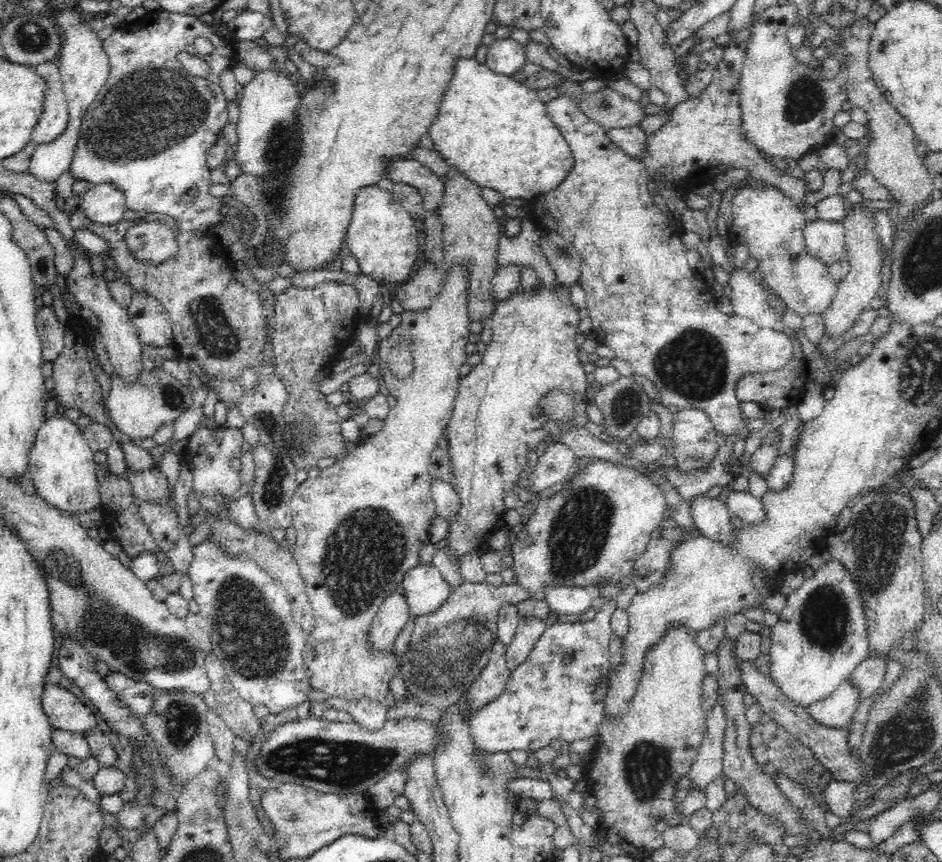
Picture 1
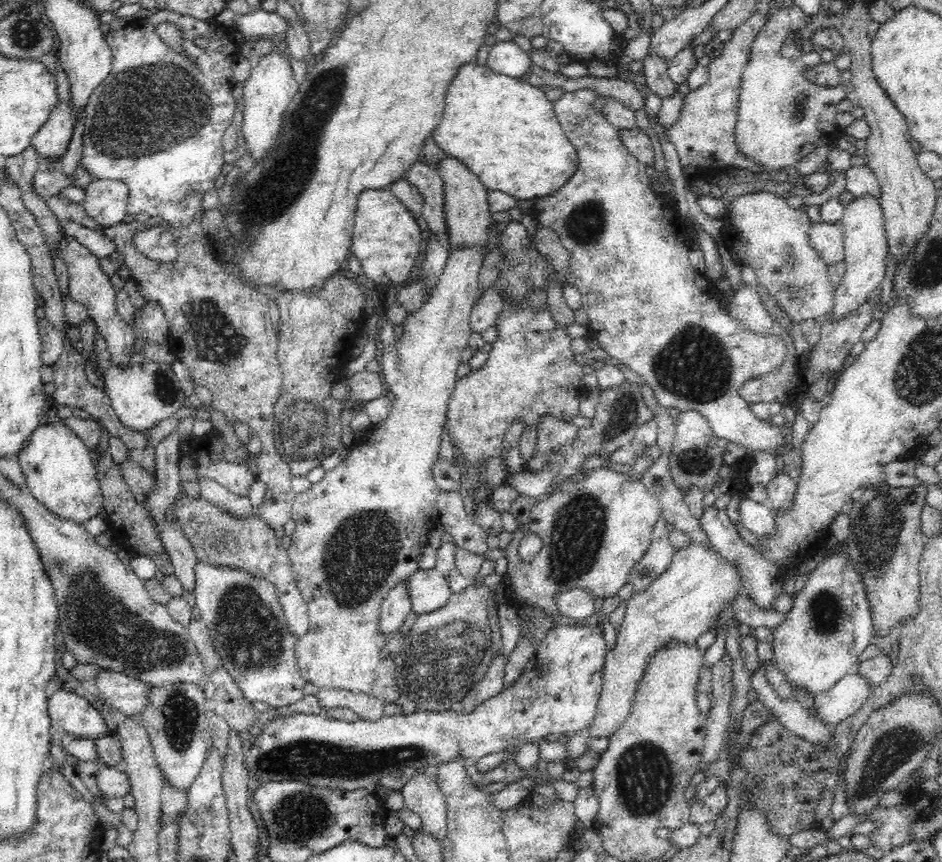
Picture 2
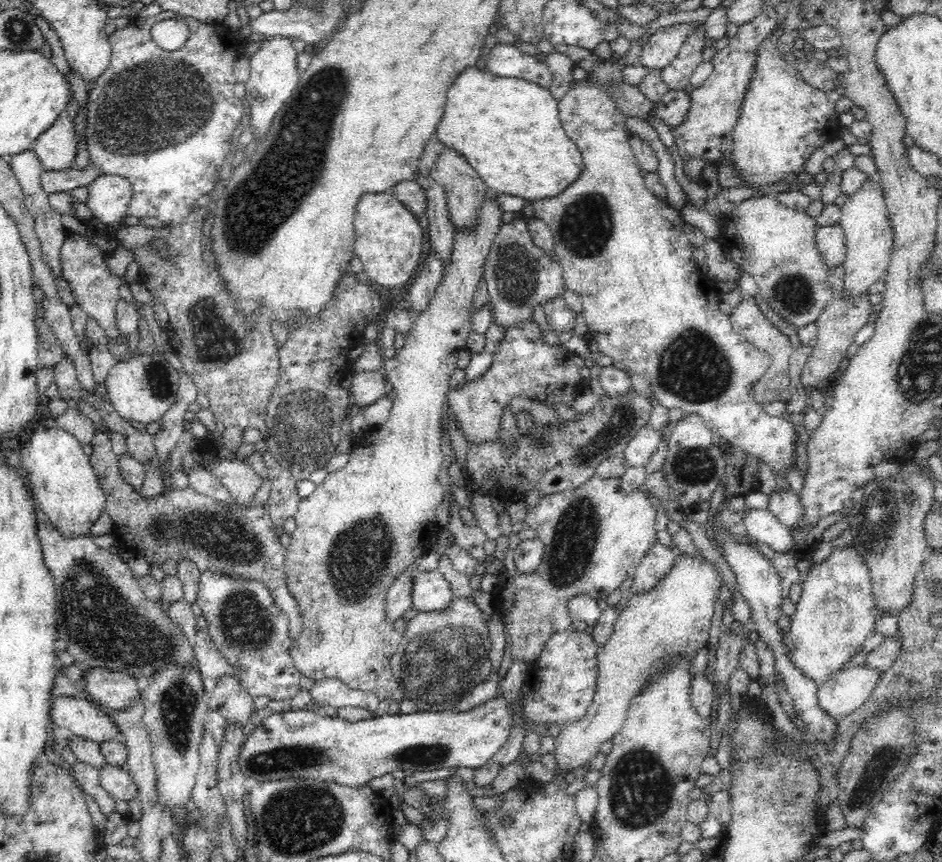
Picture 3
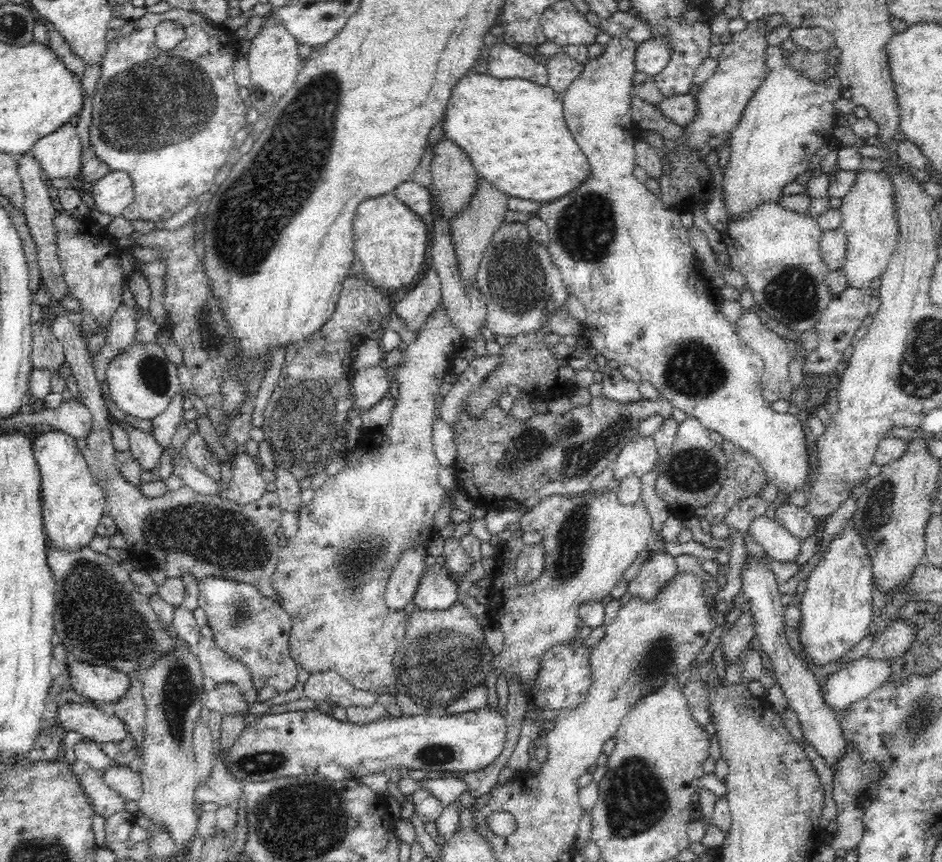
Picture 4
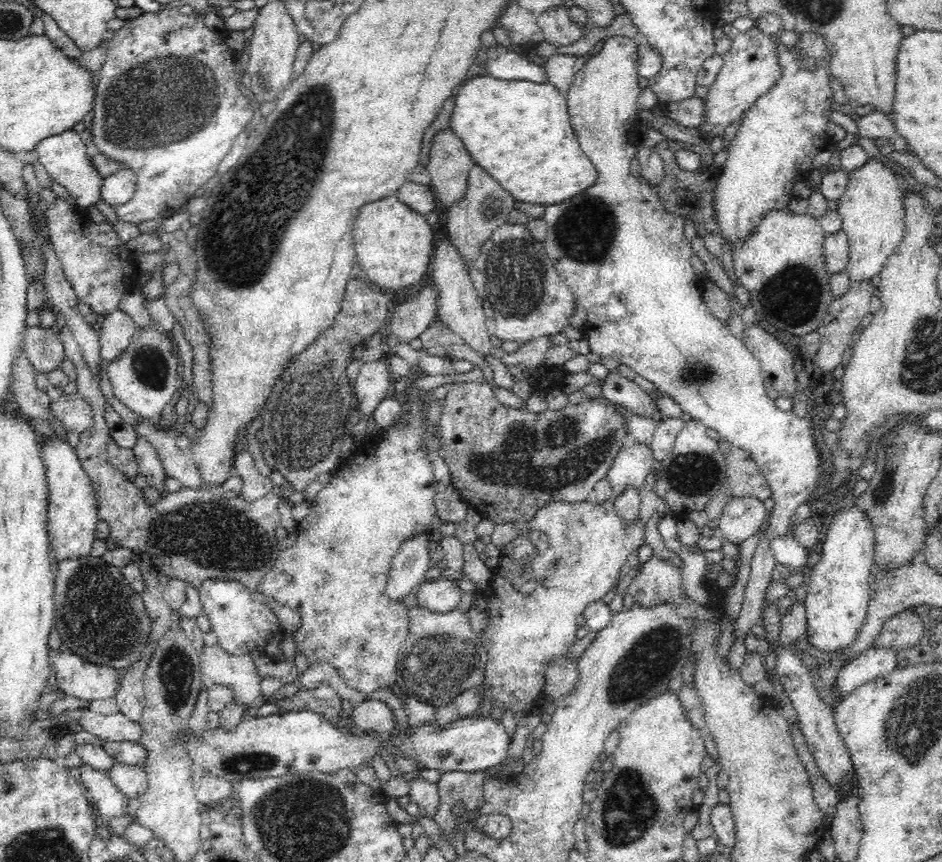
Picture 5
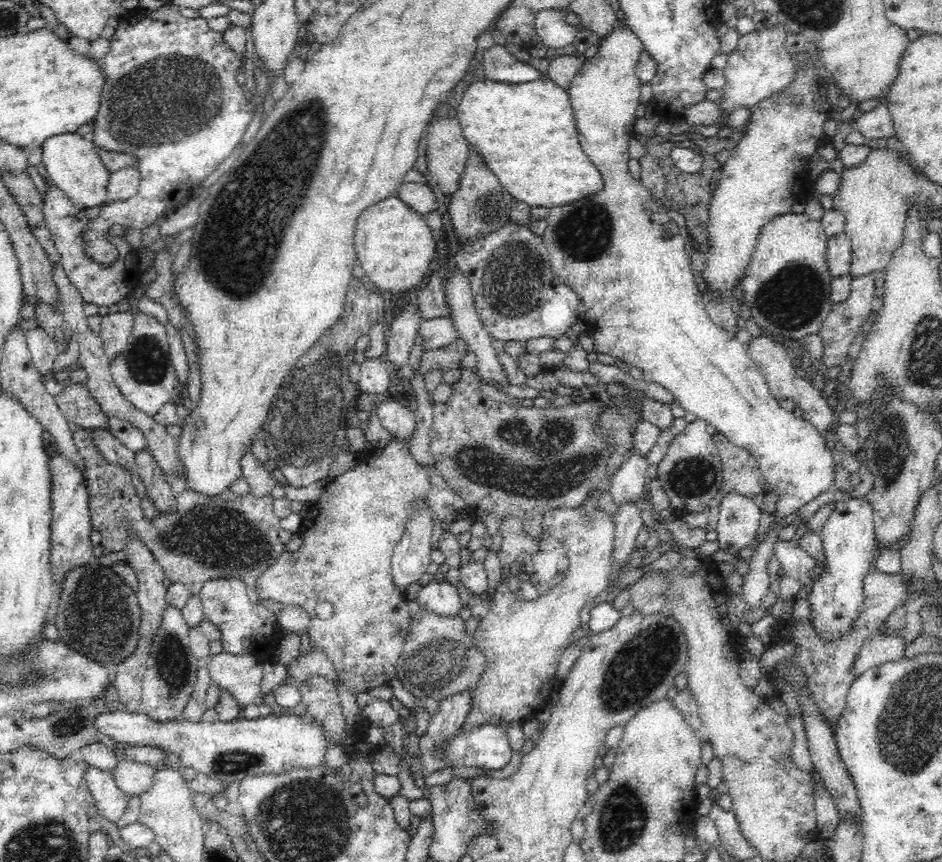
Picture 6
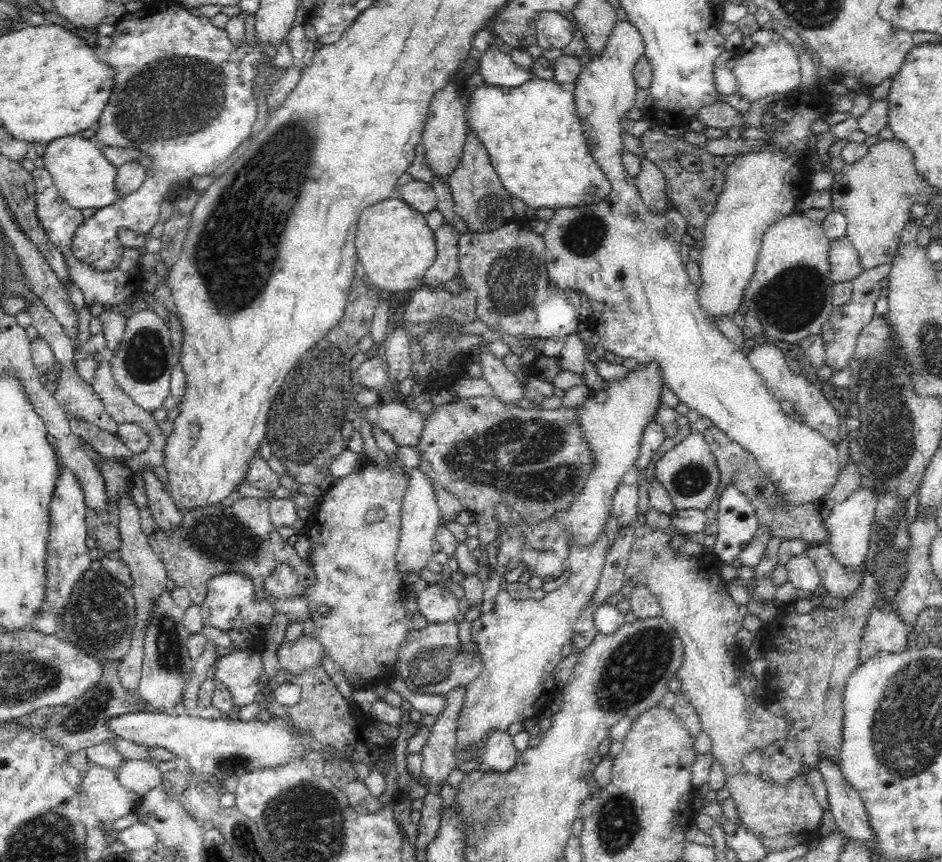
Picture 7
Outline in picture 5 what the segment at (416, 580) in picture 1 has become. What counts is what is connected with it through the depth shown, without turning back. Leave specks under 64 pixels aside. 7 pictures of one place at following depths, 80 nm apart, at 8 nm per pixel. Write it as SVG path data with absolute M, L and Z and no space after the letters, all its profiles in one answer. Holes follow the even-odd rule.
M434 573L416 590L417 605L432 612L450 613L458 606L462 592L451 574L442 573L442 578L435 578Z

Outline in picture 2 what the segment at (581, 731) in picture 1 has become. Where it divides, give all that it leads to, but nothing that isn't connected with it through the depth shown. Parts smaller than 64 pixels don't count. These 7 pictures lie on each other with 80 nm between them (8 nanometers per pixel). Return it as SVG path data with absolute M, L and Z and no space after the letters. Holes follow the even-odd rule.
M617 594L614 596L605 597L601 608L599 621L591 626L556 626L555 629L550 630L544 640L540 642L540 646L535 650L534 656L530 658L528 664L524 667L523 673L514 681L507 689L503 689L500 694L489 698L486 702L480 703L480 706L468 713L463 714L456 713L455 711L446 710L444 712L418 712L402 715L382 716L382 718L376 719L376 722L370 722L369 720L362 720L360 718L355 721L341 721L340 719L328 718L326 715L321 714L292 714L292 716L276 716L274 720L270 720L264 730L261 730L256 737L253 745L248 745L245 752L244 765L249 771L250 776L255 776L260 782L272 781L280 782L289 779L295 779L298 782L311 783L312 786L331 787L332 790L337 788L338 790L358 790L368 789L372 791L382 778L388 775L393 775L396 772L402 772L404 768L413 768L414 771L418 769L428 769L430 765L436 768L440 763L448 761L454 761L456 757L460 757L461 760L466 761L466 764L473 764L480 760L487 754L494 754L500 750L506 750L510 746L517 746L519 749L524 742L544 742L546 736L551 734L556 735L558 738L560 734L572 734L572 730L584 730L586 726L594 718L596 718L596 706L598 706L598 700L600 698L600 692L602 684L604 684L604 654L609 650L605 642L603 626L604 620L609 620L610 613L618 608L621 600Z

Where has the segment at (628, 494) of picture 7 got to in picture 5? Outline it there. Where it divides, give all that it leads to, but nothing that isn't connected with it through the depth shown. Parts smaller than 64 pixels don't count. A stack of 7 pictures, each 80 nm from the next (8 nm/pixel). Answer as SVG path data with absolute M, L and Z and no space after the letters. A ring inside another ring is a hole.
M630 440L613 460L607 479L620 496L630 488L641 490L646 476L655 471L655 467L651 446Z

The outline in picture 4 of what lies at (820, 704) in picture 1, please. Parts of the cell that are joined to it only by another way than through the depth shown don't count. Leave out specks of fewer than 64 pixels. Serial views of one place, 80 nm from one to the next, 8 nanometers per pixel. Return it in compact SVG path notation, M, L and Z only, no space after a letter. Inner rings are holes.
M868 655L846 663L823 684L824 702L836 712L846 710L882 686L890 671L891 660L876 660Z

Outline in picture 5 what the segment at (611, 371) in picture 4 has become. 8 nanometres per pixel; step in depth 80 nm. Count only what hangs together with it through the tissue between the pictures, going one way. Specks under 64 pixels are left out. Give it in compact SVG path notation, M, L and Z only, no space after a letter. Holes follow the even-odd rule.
M608 373L600 385L602 396L611 403L624 406L637 415L652 417L656 424L666 420L666 415L659 410L659 405L653 401L652 396L621 373Z

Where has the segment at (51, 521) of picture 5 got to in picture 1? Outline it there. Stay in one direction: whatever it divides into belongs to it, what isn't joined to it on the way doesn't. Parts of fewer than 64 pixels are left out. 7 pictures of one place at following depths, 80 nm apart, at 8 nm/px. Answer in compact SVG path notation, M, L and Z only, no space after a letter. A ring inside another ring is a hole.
M60 409L38 429L32 447L29 448L25 471L30 473L38 497L48 505L61 513L86 514L101 506L94 453L81 436L77 424L62 415Z

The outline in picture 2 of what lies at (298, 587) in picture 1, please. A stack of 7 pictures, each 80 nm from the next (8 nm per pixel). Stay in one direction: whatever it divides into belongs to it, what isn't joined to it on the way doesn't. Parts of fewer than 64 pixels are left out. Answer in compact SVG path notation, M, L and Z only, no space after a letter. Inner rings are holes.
M178 494L170 516L181 526L182 534L193 546L198 562L207 562L213 566L226 566L230 570L244 570L246 574L260 577L276 587L278 599L284 607L289 632L300 638L309 630L308 605L296 588L296 579L289 561L288 550L283 548L281 539L275 534L260 515L252 514L244 519L228 514L226 510L212 505L204 498L191 498L187 494Z

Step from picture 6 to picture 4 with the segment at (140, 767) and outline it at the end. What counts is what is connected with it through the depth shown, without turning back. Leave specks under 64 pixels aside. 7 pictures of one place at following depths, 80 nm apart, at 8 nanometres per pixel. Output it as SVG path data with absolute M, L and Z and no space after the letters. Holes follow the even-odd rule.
M110 765L110 768L104 771L104 782L124 800L137 801L143 793L141 774L128 766Z

